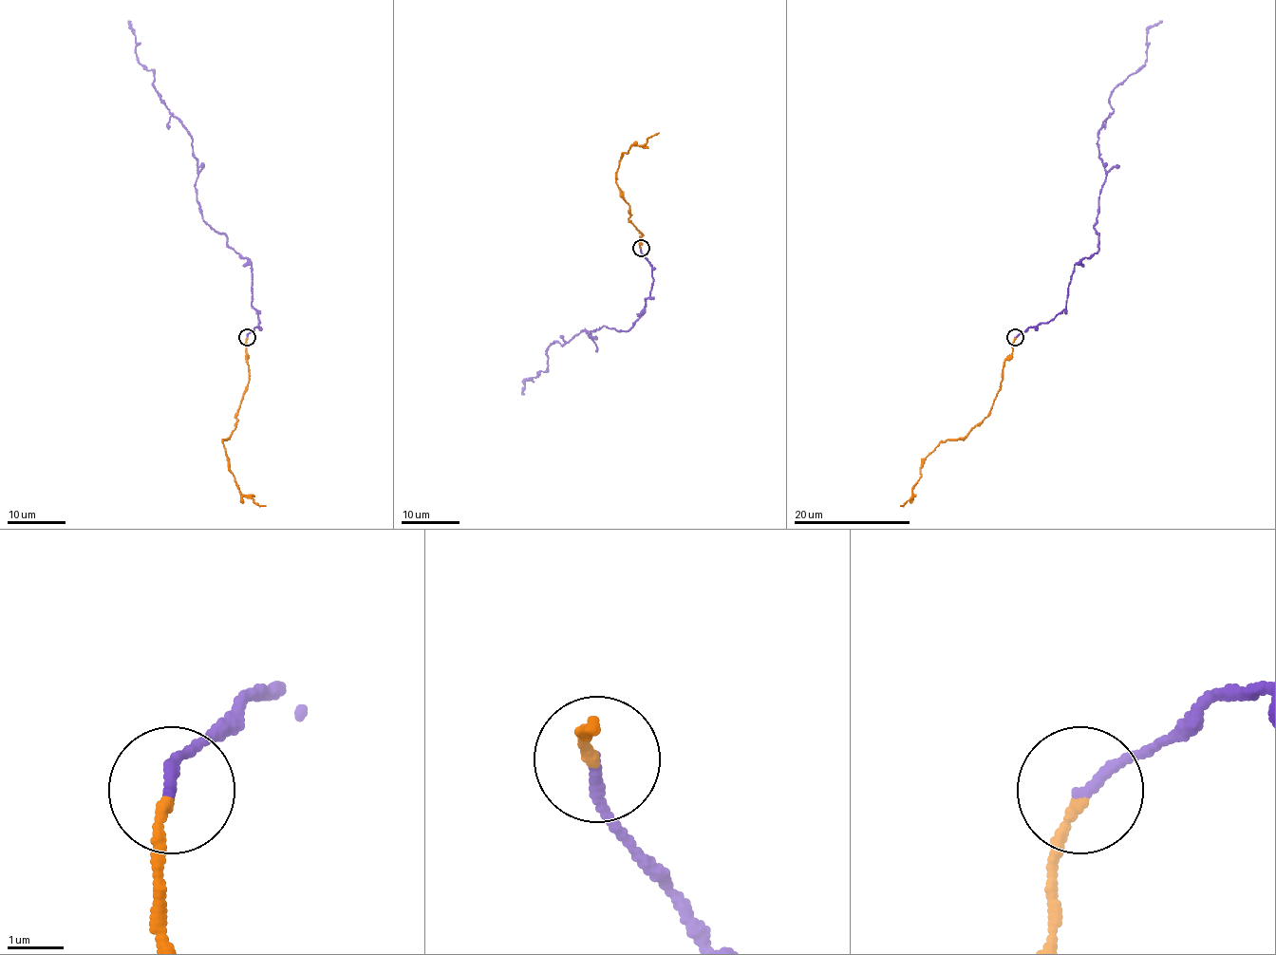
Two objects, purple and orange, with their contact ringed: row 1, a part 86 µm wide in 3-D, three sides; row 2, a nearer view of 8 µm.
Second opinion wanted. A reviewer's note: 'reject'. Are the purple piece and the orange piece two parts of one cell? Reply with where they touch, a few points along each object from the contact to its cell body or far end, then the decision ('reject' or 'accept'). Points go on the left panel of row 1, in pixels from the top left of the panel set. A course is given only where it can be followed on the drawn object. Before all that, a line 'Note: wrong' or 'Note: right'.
Note: wrong
place (247, 337); course purple (248, 337), (259, 325), (252, 268), (201, 215), (189, 132), (155, 88), (155, 72), (139, 61), (128, 20); course orange (248, 337), (249, 383), (237, 413), (235, 429), (223, 440), (223, 446), (238, 490), (265, 506); accept

